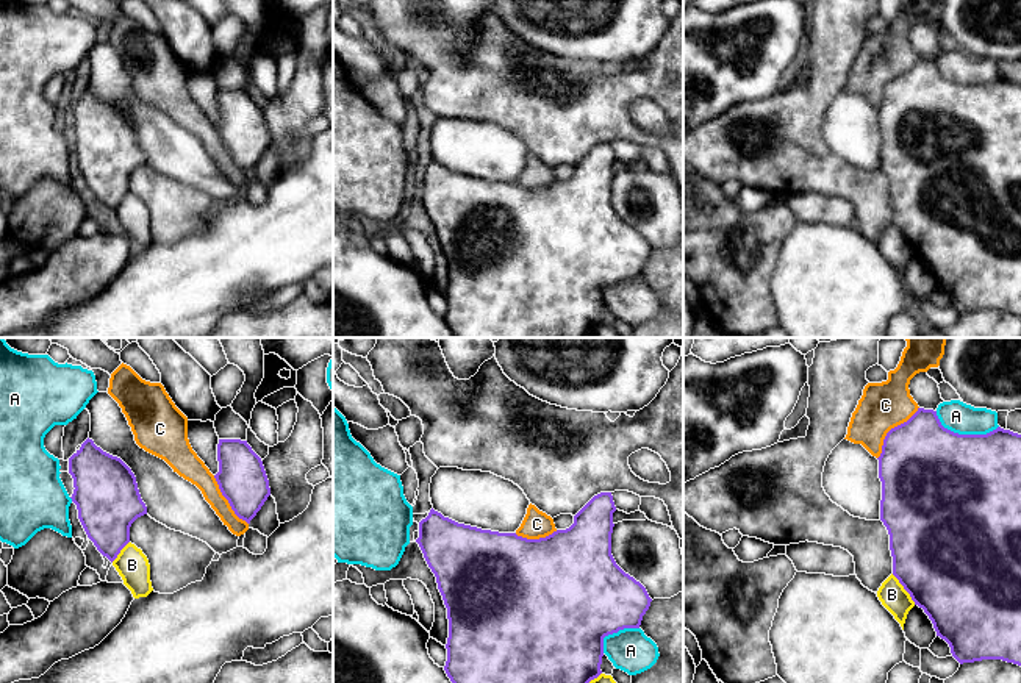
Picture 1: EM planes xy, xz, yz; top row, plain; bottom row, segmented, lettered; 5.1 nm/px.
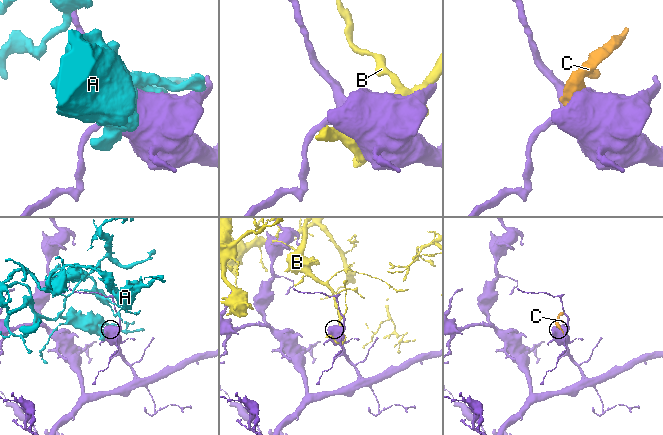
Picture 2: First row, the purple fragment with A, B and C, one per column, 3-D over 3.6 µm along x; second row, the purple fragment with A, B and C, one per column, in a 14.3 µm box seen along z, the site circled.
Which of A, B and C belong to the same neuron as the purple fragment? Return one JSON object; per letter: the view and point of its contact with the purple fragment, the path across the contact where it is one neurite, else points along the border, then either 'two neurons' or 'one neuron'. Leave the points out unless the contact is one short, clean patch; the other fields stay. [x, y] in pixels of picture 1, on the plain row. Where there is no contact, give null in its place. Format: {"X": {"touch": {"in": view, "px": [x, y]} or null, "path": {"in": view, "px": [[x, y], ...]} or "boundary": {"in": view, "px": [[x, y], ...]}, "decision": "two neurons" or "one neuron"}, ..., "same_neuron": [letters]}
{"A": {"touch": {"in": "yz", "px": [963, 85]}, "decision": "two neurons"}, "B": {"touch": {"in": "yz", "px": [904, 238]}, "decision": "two neurons"}, "C": {"touch": {"in": "yz", "px": [890, 80]}, "decision": "two neurons"}, "same_neuron": []}

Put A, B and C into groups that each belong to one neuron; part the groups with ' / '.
A / B / C

